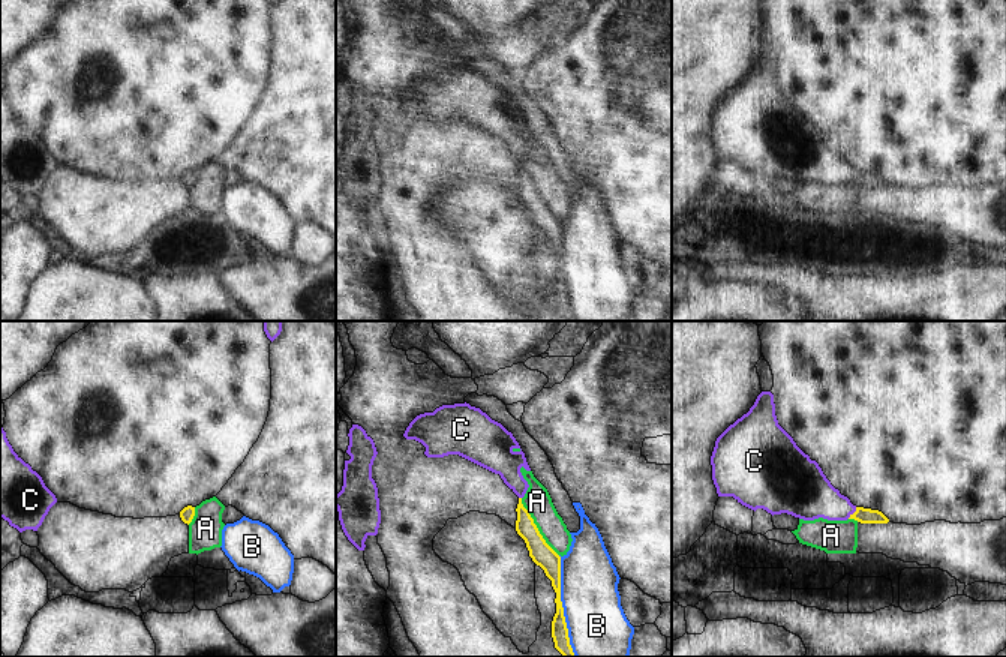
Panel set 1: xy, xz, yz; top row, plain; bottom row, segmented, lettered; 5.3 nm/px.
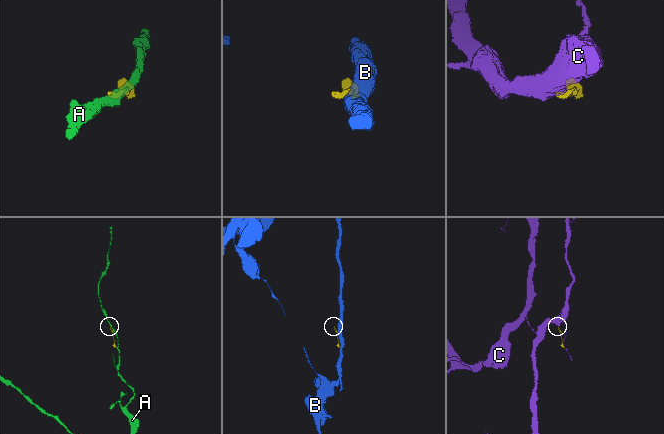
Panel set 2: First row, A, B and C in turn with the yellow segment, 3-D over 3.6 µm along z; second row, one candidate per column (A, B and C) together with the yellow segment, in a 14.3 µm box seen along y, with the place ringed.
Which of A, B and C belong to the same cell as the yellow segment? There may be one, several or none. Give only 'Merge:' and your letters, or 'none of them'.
Merge: C

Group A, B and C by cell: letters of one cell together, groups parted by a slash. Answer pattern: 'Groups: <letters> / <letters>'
Groups: A / B / C

